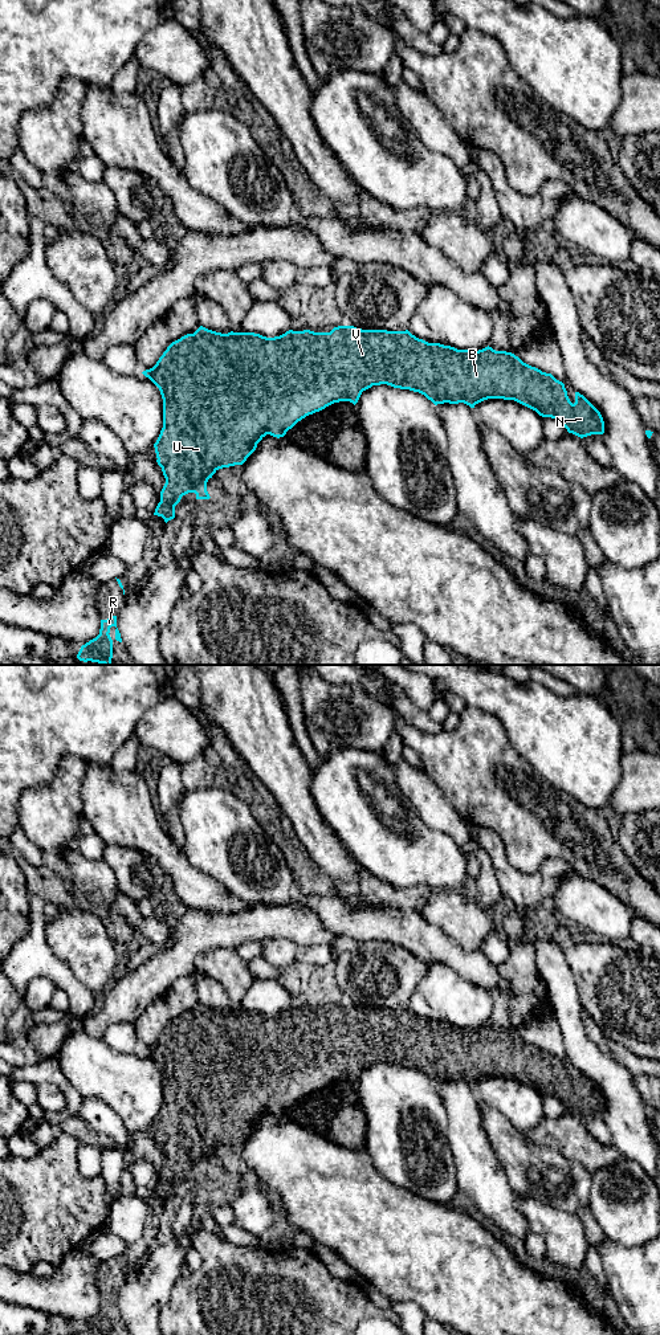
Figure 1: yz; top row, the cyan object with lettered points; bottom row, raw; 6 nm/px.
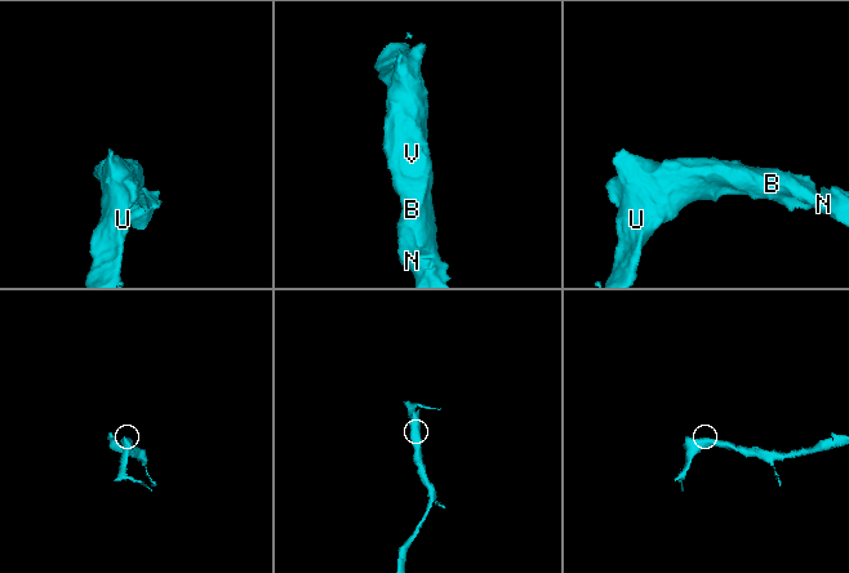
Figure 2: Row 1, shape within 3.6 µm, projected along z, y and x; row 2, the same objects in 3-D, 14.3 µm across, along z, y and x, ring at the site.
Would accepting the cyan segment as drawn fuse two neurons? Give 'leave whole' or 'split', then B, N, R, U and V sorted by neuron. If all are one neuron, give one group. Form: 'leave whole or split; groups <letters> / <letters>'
leave whole; groups B N R U V

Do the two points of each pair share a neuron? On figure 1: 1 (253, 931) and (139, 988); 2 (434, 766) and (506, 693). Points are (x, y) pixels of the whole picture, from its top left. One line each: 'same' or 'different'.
1: same
2: different

